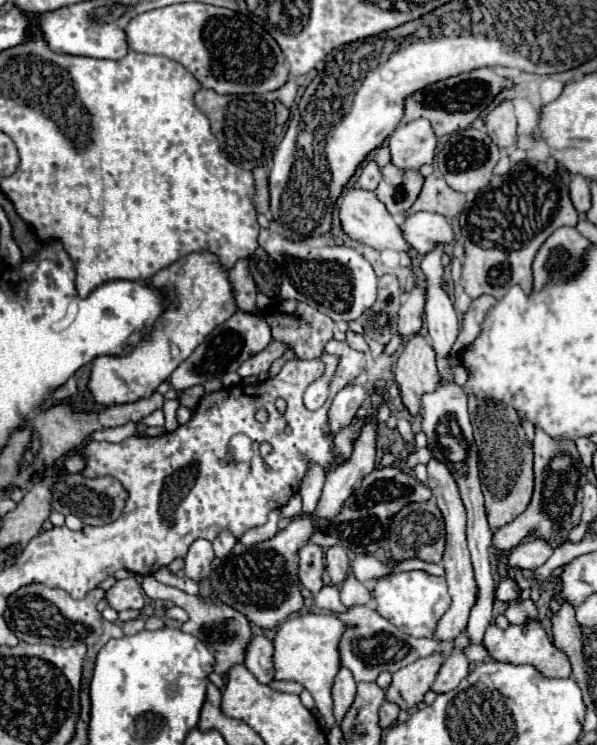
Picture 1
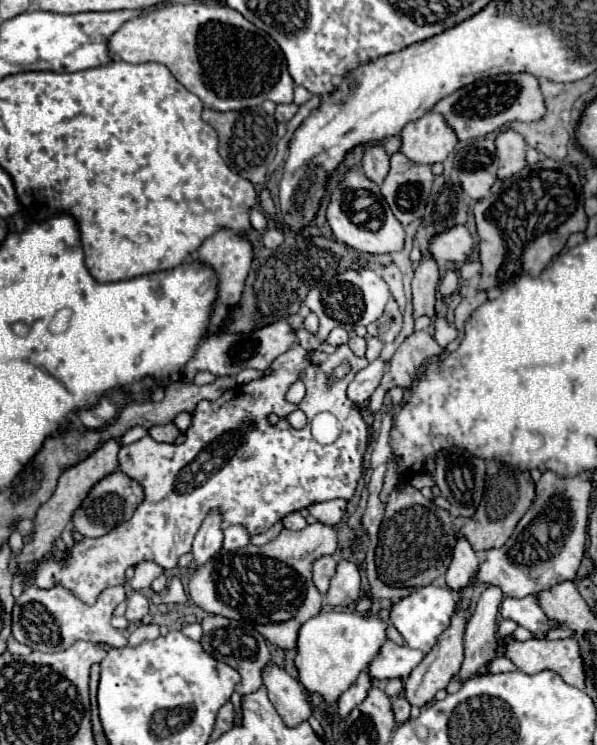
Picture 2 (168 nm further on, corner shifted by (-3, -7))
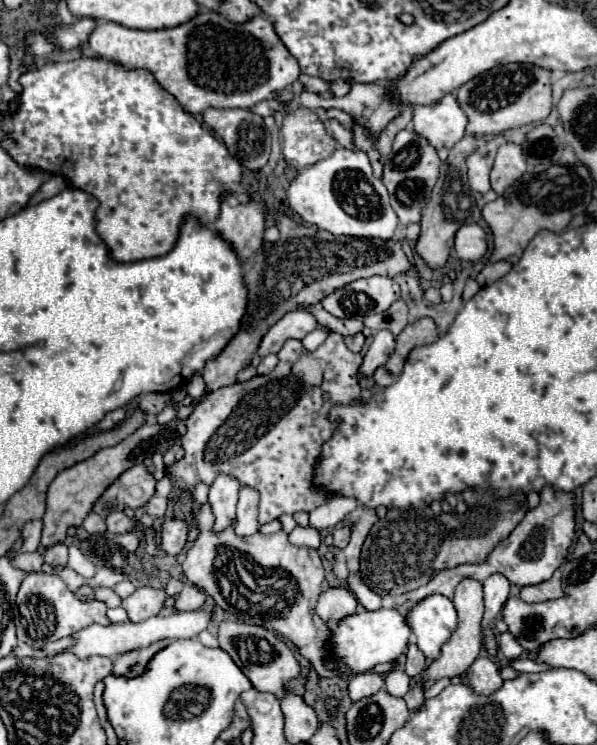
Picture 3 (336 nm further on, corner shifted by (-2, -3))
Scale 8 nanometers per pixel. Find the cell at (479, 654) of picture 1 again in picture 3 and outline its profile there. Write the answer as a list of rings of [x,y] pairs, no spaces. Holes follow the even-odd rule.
[[[518,659],[518,661],[512,661],[510,667],[514,667],[514,669],[520,671],[520,673],[538,673],[538,671],[548,671],[548,669],[552,669],[550,665],[538,663],[538,661],[534,661],[534,659]]]

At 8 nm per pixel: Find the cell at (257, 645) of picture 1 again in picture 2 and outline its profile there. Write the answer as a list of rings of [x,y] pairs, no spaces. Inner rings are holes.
[[[269,663],[261,669],[261,677],[271,703],[287,725],[293,727],[309,719],[311,705],[303,697],[303,687],[283,667]]]

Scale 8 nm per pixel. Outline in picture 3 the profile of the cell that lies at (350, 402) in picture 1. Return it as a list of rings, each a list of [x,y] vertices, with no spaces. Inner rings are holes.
[[[388,329],[378,331],[372,339],[372,345],[370,345],[368,353],[364,355],[364,363],[360,367],[360,373],[364,377],[370,377],[376,371],[376,367],[382,367],[386,363],[394,345],[396,345],[396,337],[392,335],[392,331],[388,331]]]

